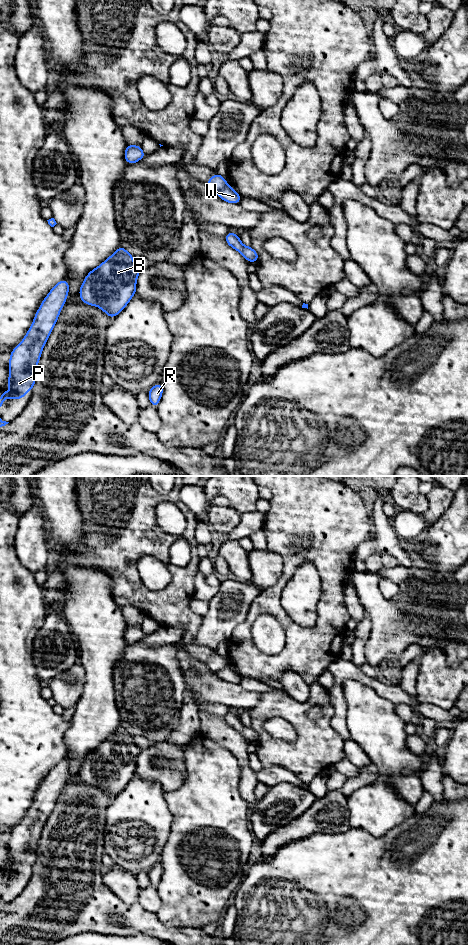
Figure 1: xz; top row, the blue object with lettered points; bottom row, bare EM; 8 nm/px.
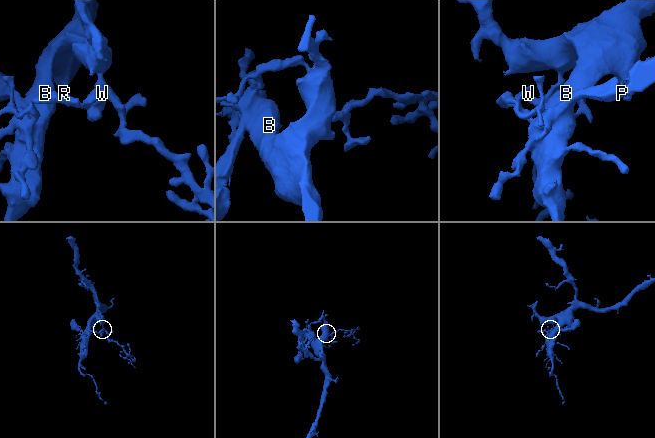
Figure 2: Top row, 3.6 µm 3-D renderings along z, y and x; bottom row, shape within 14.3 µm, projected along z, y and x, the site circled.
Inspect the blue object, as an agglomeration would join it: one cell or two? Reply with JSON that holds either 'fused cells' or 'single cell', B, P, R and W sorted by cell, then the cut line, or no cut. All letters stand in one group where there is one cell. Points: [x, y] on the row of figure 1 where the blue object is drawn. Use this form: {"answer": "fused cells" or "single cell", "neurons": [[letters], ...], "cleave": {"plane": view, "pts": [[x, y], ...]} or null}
{"answer": "fused cells", "neurons": [["B", "R", "W"], ["P"]], "cleave": {"plane": "xz", "pts": [[227, 185], [216, 192]]}}

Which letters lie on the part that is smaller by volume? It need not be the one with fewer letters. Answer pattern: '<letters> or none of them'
P

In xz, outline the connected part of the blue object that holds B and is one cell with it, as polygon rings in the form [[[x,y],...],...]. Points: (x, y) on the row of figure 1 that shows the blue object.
[[[120,246],[101,265],[91,270],[79,290],[81,301],[88,305],[98,306],[111,319],[118,315],[136,294],[136,280],[141,269],[134,263],[133,257],[124,247]]]

